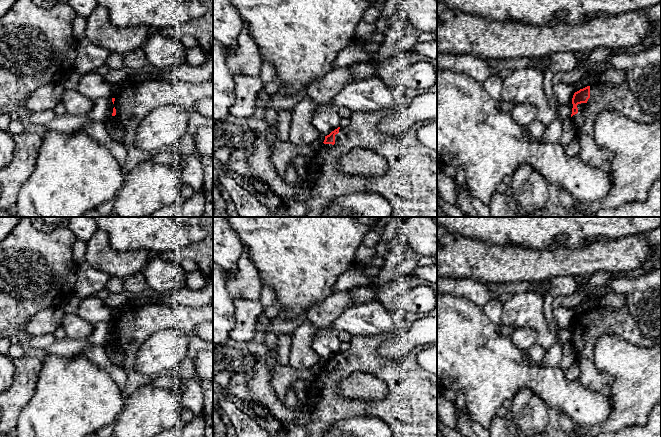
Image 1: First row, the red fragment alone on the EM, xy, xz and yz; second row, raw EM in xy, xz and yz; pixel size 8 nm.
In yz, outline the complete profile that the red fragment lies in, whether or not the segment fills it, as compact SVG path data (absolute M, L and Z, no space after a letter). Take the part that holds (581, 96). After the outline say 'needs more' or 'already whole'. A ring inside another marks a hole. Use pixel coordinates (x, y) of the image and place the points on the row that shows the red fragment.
M625 80L619 85L599 81L575 92L572 114L576 136L579 139L580 159L595 168L606 168L613 154L601 149L594 140L594 122L604 110L615 111L638 123L652 123L658 117L644 112Z; needs more

